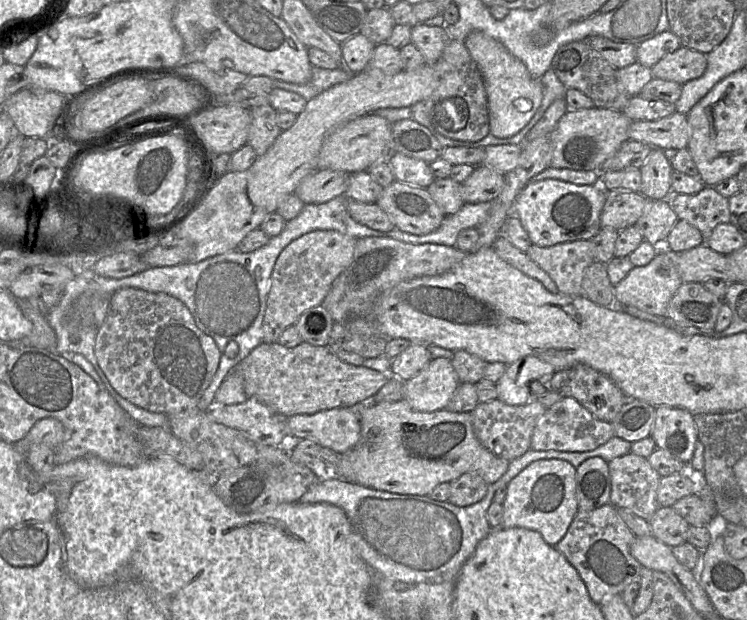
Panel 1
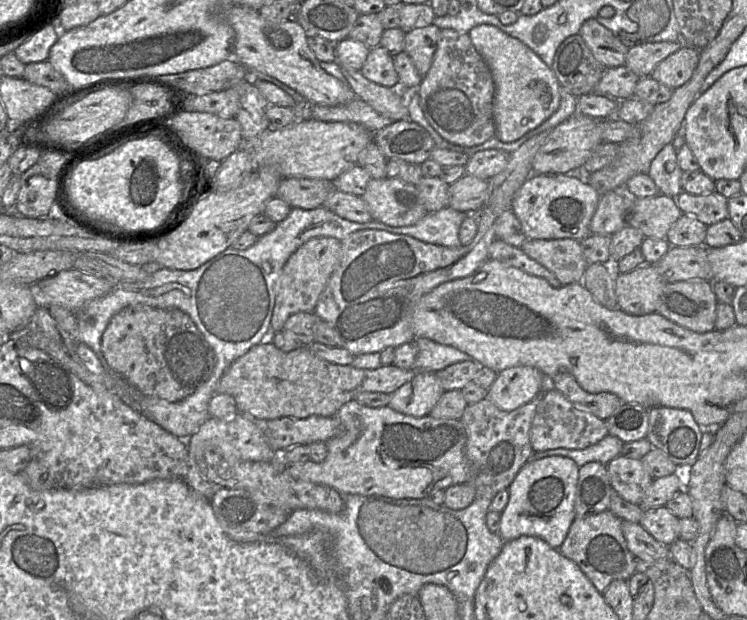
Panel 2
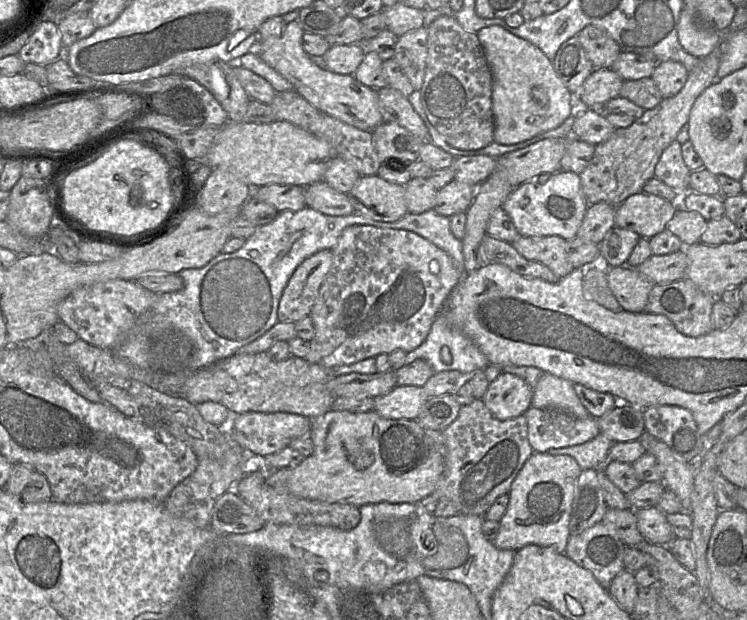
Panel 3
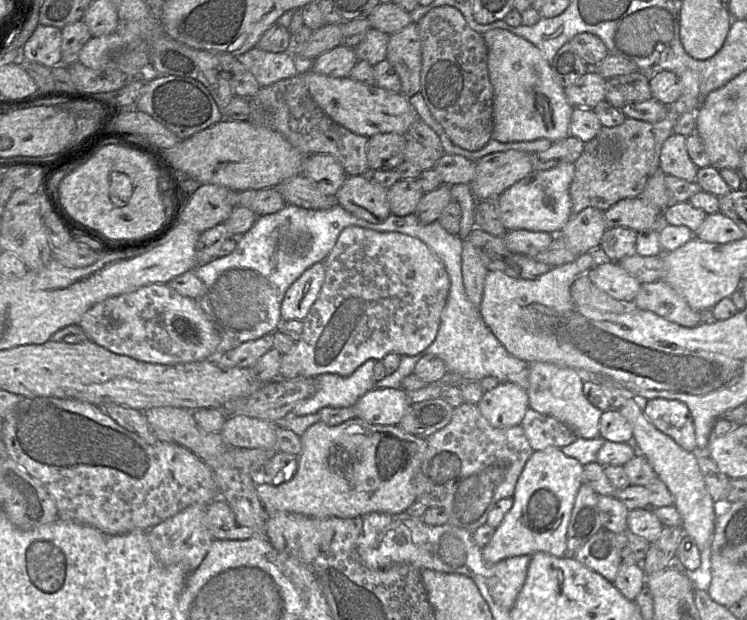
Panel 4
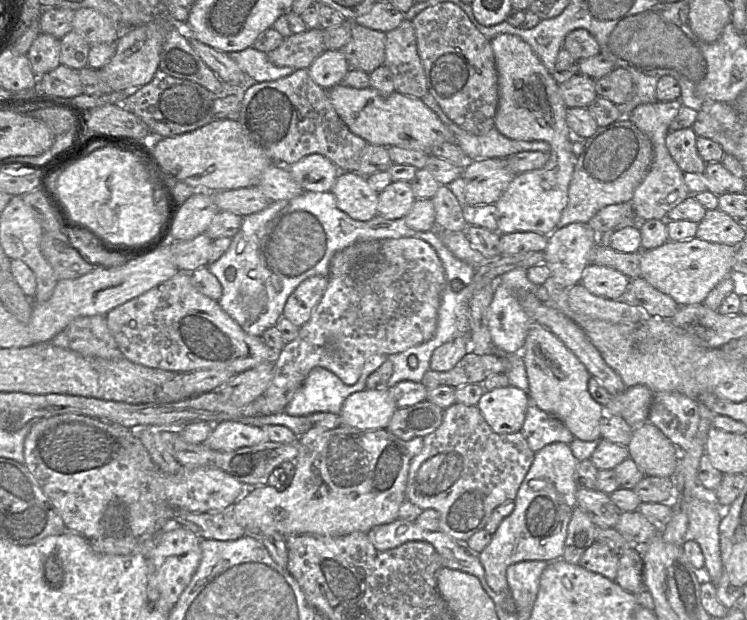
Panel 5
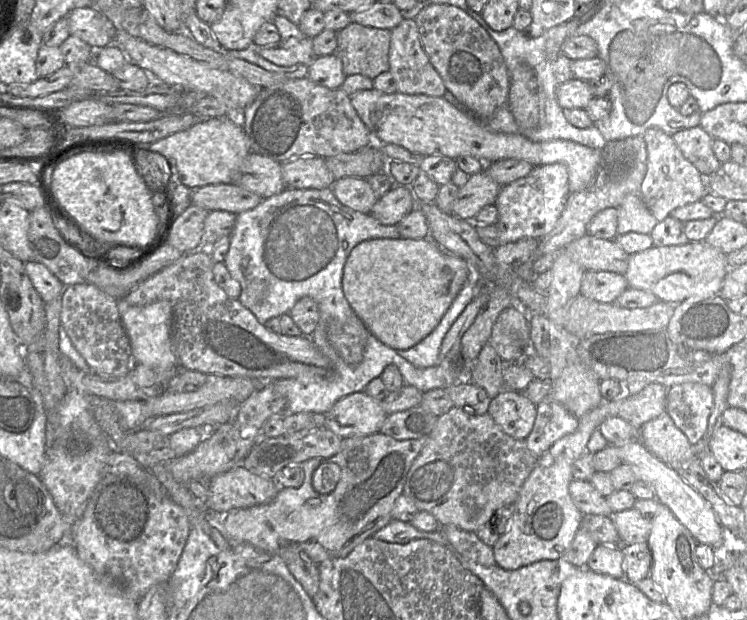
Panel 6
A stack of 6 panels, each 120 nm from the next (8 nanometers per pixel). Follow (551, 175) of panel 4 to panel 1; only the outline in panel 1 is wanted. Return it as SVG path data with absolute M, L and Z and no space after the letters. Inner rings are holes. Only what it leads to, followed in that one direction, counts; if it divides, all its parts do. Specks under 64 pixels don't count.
M558 179L529 182L518 194L514 214L519 218L532 244L541 247L576 240L590 240L600 230L600 217L606 200L601 185L576 185Z

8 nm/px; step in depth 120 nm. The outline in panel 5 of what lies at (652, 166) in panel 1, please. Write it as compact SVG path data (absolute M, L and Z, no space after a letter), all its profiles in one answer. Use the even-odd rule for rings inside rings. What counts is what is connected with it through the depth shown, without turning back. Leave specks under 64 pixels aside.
M684 128L668 132L667 149L684 173L704 173L706 162L699 155L696 147L697 135L693 128Z

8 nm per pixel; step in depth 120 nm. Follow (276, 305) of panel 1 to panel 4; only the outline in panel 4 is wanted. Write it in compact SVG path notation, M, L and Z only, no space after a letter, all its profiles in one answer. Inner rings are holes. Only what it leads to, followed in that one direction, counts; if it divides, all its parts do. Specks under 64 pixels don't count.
M324 261L306 269L287 289L281 303L282 321L303 320L316 301L325 280Z

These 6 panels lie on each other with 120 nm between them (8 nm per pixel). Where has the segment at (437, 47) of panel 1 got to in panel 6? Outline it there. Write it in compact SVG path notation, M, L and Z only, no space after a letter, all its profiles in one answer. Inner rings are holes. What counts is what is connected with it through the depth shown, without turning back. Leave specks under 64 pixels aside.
M403 19L391 29L389 46L389 71L396 83L397 92L408 95L441 97L446 92L445 85L425 53L414 19Z

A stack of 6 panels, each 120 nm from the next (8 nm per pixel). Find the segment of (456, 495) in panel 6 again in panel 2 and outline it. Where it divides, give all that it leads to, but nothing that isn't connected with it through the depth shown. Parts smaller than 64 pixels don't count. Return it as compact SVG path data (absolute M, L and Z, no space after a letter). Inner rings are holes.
M539 397L512 411L504 411L484 398L464 409L459 420L466 431L466 457L473 468L471 484L476 498L492 500L498 492L508 489L522 466L529 461L533 453L529 433L538 402Z

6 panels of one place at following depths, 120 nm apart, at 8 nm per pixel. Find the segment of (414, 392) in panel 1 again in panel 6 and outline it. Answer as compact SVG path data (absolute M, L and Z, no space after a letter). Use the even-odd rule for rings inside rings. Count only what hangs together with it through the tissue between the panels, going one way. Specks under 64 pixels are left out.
M364 391L338 400L325 414L324 427L341 438L378 433L387 413L378 401Z

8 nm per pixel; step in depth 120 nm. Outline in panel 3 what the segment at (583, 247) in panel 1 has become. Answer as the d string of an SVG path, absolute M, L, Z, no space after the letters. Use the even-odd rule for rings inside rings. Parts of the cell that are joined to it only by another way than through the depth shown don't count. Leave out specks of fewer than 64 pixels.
M519 236L511 244L525 259L542 263L559 279L574 270L566 251L567 240L560 236Z

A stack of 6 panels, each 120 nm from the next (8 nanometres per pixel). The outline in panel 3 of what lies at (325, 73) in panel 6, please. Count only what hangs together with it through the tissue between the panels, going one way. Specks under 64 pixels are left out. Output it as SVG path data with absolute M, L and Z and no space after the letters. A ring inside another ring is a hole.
M363 44L333 45L322 56L327 70L343 75L354 75L362 62L366 49Z

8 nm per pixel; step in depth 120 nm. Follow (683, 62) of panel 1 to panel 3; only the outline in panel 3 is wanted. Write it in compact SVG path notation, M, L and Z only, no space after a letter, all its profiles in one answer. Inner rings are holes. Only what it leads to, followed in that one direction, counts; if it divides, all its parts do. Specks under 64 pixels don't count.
M668 60L659 63L650 78L659 89L663 99L675 96L685 85L689 72L677 61Z

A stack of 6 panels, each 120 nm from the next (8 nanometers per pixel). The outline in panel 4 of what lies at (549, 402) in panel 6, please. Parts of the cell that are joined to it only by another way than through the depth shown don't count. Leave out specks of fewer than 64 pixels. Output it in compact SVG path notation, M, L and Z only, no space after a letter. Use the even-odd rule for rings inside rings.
M531 407L527 408L521 426L533 451L543 450L549 446L561 448L578 438L577 434L562 421L541 414Z

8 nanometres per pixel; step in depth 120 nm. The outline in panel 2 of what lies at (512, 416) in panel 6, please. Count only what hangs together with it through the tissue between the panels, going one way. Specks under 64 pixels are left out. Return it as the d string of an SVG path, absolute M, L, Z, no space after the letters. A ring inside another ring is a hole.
M514 366L504 369L497 373L494 382L487 390L486 398L501 410L512 411L541 395L538 380L543 380L543 378L544 374L531 366Z

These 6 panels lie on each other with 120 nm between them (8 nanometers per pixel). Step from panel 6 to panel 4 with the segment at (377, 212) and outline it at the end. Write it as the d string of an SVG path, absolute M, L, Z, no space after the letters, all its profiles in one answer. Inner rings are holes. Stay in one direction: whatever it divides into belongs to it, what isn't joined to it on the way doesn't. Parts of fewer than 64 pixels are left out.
M400 179L388 189L390 212L394 216L407 216L416 211L424 192L416 179Z

